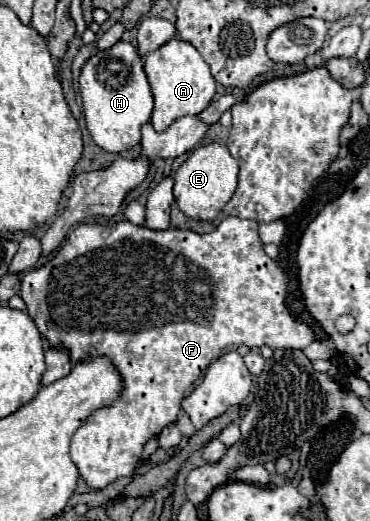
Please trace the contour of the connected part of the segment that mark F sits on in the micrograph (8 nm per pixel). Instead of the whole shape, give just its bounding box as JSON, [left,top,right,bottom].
[22,218,314,488]

